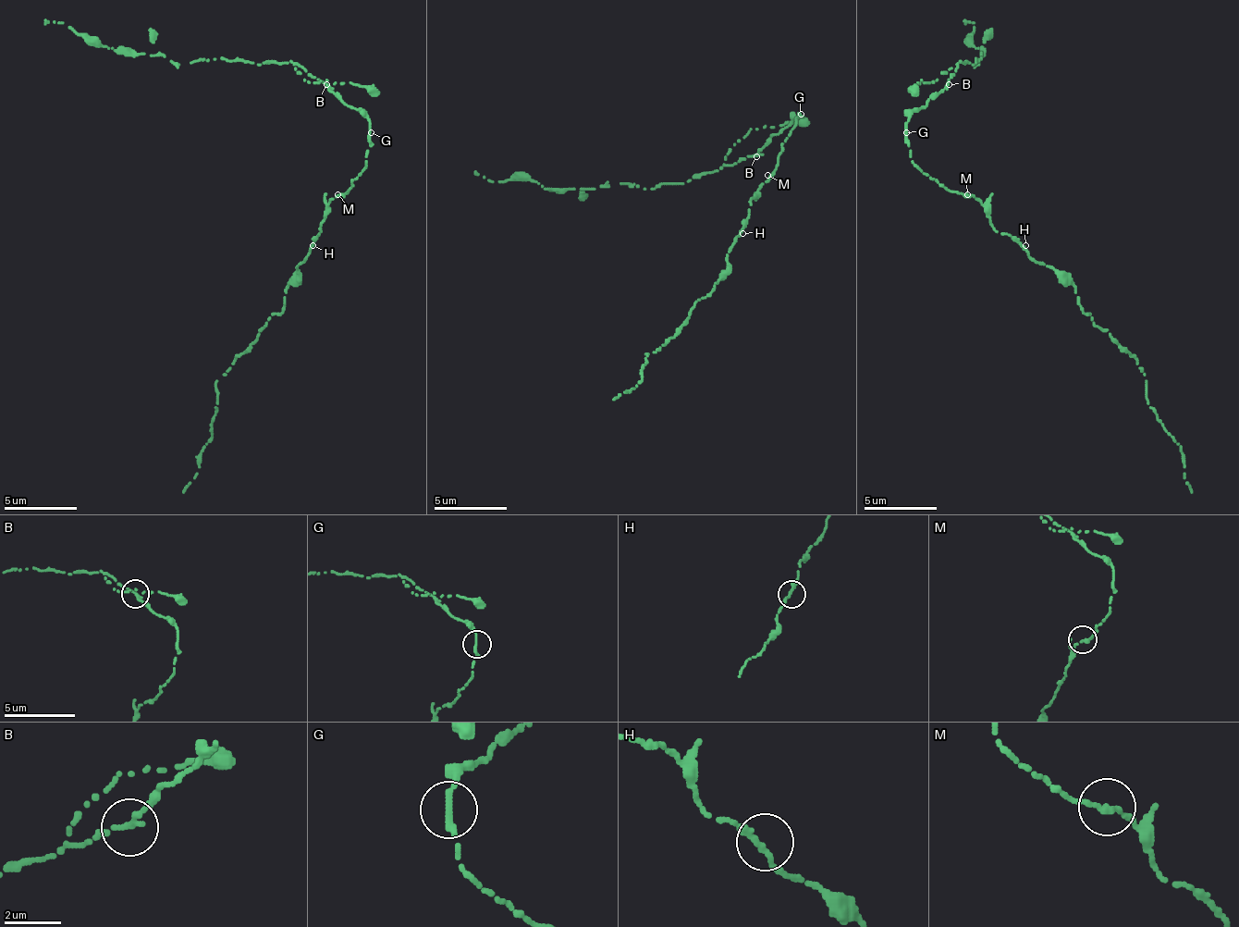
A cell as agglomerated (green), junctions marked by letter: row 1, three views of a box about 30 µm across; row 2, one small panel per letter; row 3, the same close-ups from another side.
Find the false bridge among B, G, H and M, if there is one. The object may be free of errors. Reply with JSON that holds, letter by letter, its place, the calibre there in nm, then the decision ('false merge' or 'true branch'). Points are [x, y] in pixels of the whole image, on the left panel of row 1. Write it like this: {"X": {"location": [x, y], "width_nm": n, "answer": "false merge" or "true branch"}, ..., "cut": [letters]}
{"B": {"location": [326, 84], "width_nm": 200, "answer": "true branch"}, "G": {"location": [371, 132], "width_nm": 240, "answer": "true branch"}, "H": {"location": [312, 245], "width_nm": 200, "answer": "true branch"}, "M": {"location": [337, 194], "width_nm": 200, "answer": "true branch"}, "cut": []}

